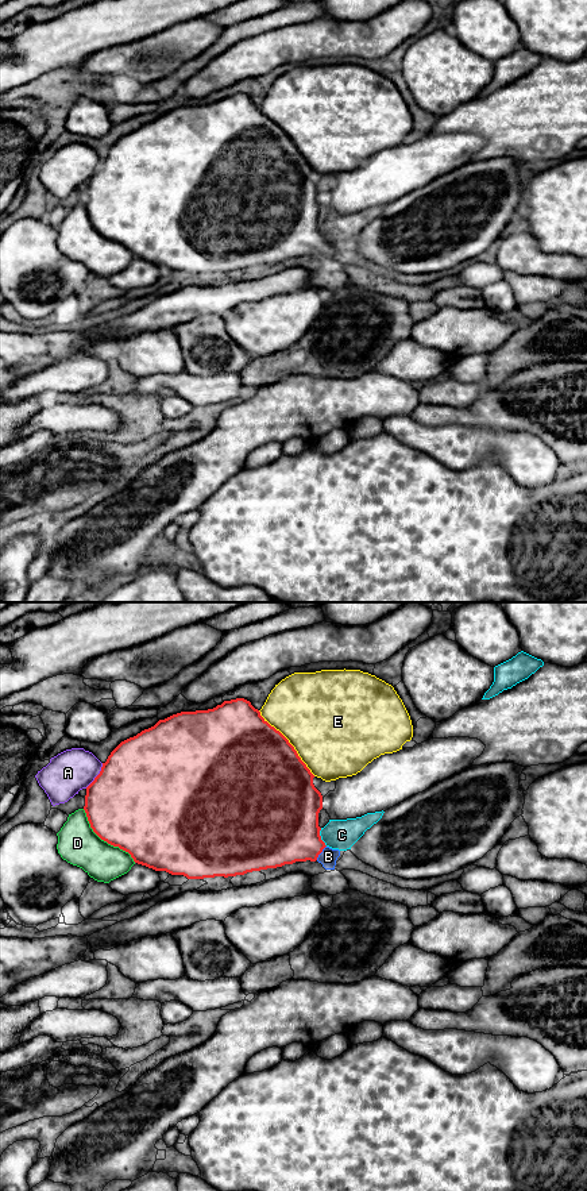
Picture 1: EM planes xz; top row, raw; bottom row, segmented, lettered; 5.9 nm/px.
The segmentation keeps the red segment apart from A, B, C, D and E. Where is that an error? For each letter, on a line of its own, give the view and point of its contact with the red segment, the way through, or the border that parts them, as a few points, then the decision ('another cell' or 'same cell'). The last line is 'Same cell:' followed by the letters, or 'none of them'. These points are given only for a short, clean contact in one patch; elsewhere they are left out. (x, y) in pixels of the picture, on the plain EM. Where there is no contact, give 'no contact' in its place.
A: xz (97, 170) | another cell
B: xz (321, 246) | across xz (285, 226), (292, 232), (321, 246), (328, 251) | same cell
C: xz (320, 232) | along xz (320, 223), (320, 234), (327, 241) | another cell
D: xz (104, 235) | another cell
E: xz (289, 138) | another cell
Same cell: B

